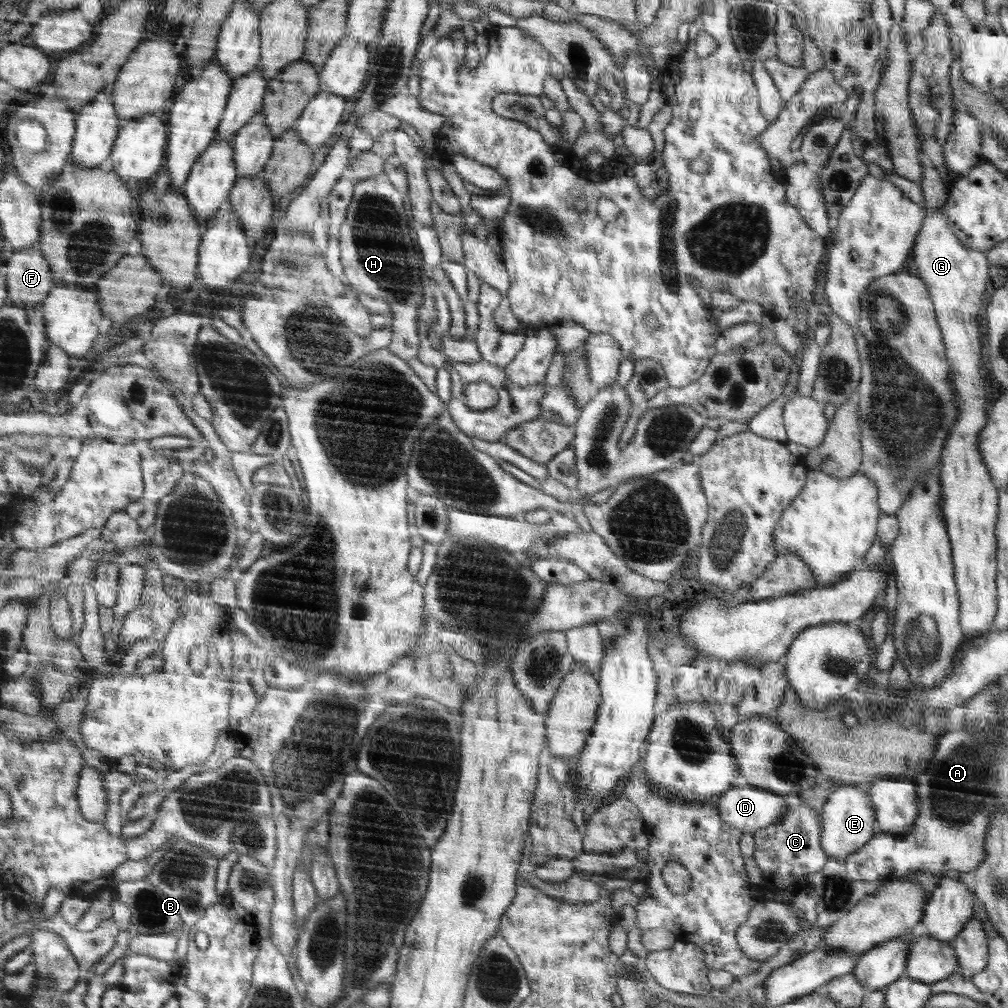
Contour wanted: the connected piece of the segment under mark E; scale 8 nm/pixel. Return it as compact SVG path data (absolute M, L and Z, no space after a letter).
M839 786L830 795L826 795L822 805L820 847L826 857L845 861L848 856L866 847L875 838L876 808L874 801L870 799L870 793L863 786Z

